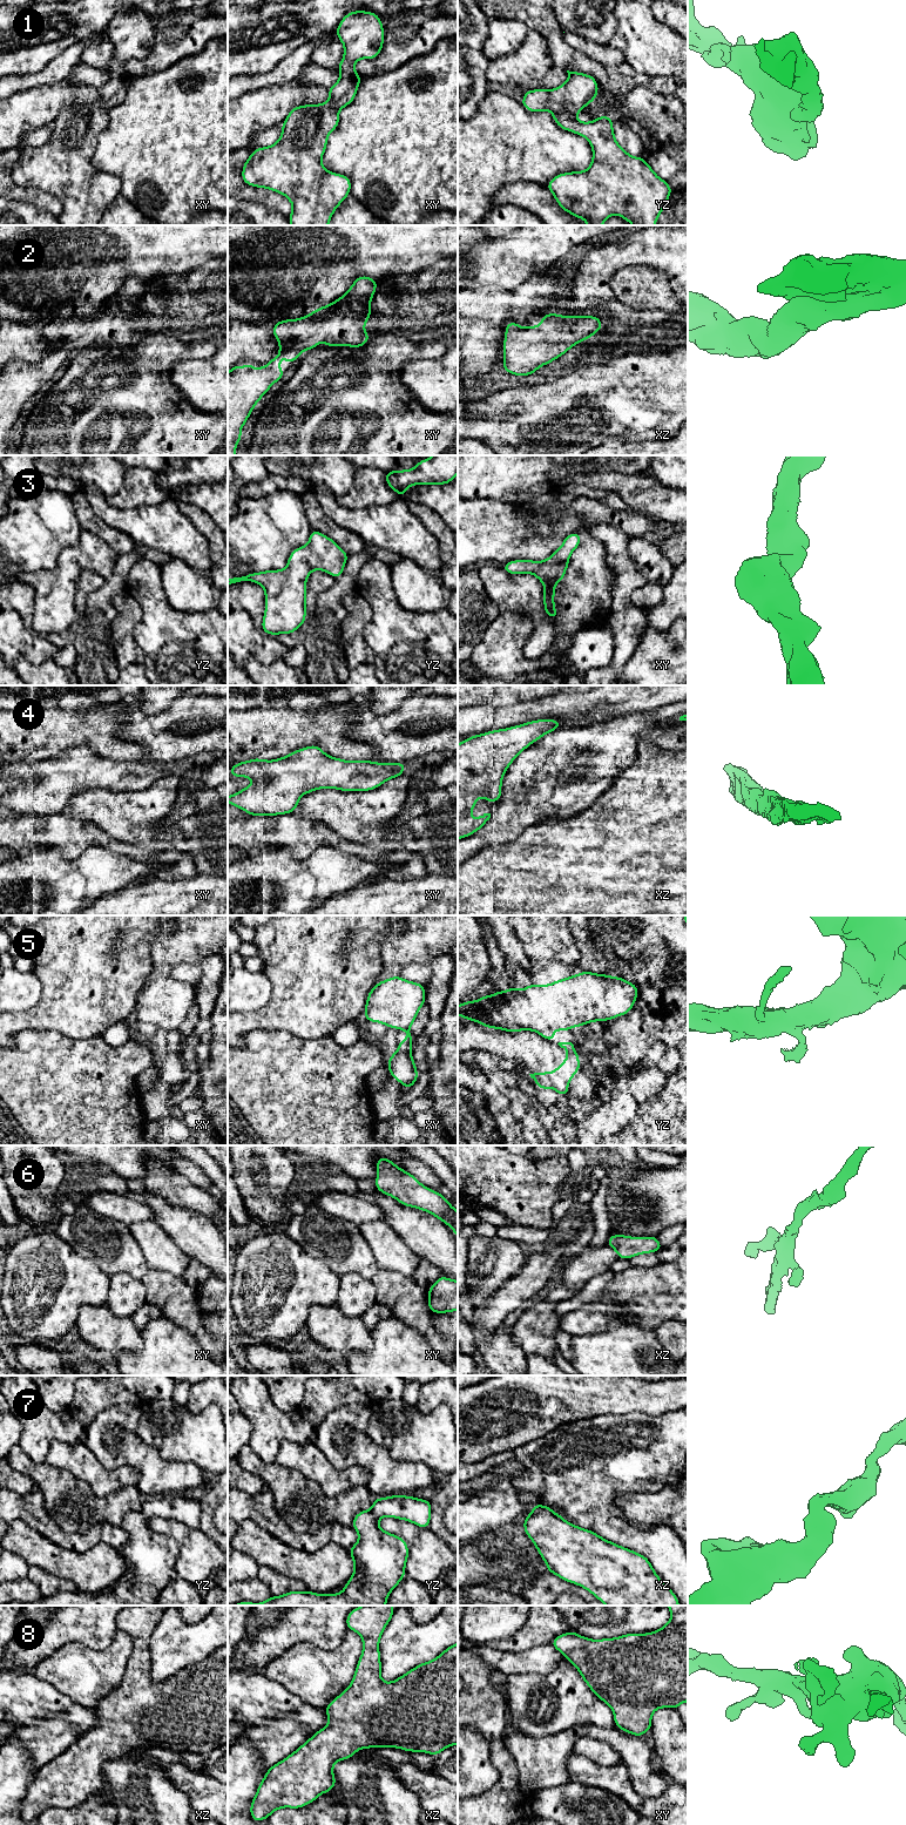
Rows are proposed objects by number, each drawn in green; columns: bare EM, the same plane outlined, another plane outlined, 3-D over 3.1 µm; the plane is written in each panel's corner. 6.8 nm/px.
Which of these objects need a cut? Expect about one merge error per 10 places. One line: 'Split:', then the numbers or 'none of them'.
Split: 5

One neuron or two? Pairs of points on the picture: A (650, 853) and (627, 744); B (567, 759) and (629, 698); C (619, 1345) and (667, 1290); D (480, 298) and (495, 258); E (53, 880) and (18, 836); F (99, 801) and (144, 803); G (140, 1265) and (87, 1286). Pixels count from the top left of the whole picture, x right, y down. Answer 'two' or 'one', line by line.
A: two
B: two
C: two
D: two
E: two
F: one
G: two

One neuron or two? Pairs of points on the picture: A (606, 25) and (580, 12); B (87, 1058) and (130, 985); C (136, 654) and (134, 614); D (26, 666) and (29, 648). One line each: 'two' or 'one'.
A: one
B: two
C: one
D: two

